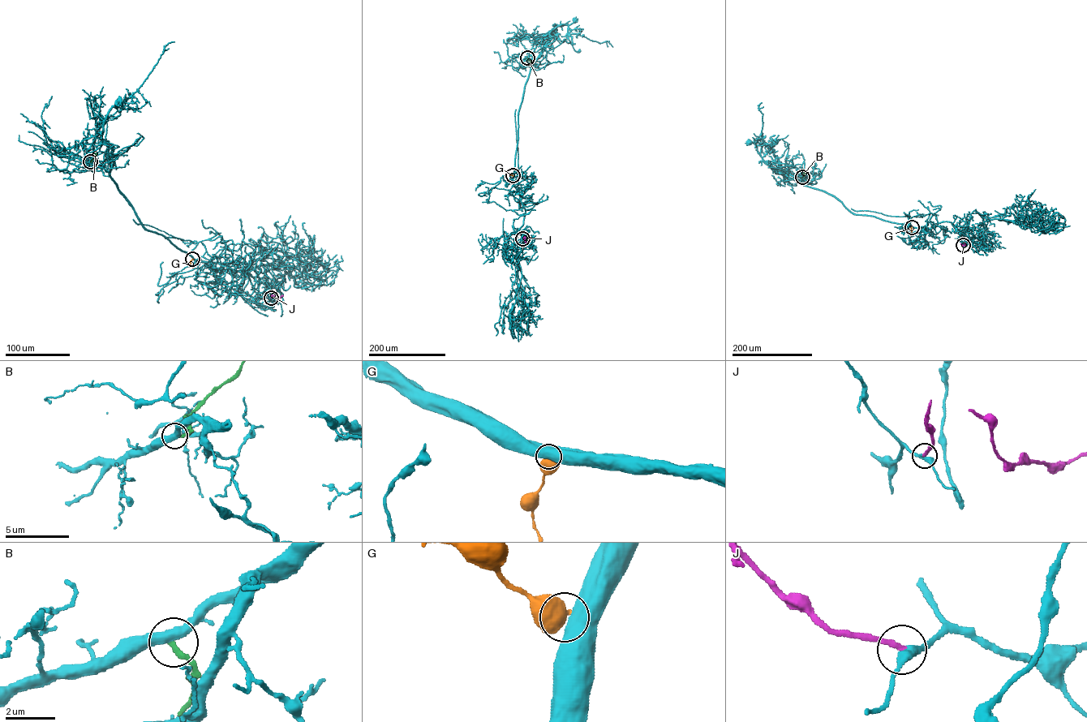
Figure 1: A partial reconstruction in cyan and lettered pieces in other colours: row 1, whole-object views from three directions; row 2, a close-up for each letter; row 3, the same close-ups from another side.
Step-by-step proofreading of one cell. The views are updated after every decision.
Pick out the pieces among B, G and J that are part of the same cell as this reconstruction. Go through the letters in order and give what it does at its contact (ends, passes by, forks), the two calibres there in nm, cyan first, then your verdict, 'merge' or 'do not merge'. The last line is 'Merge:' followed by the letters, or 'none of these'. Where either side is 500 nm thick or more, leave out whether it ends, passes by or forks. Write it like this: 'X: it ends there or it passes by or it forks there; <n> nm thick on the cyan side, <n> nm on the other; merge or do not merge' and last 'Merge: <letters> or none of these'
B: it ends there; 440 nm thick on the cyan side, 220 nm on the other; do not merge
G: 800 nm thick on the cyan side, 700 nm on the other; do not merge
J: it ends there; 360 nm thick on the cyan side, 220 nm on the other; merge
Merge: J

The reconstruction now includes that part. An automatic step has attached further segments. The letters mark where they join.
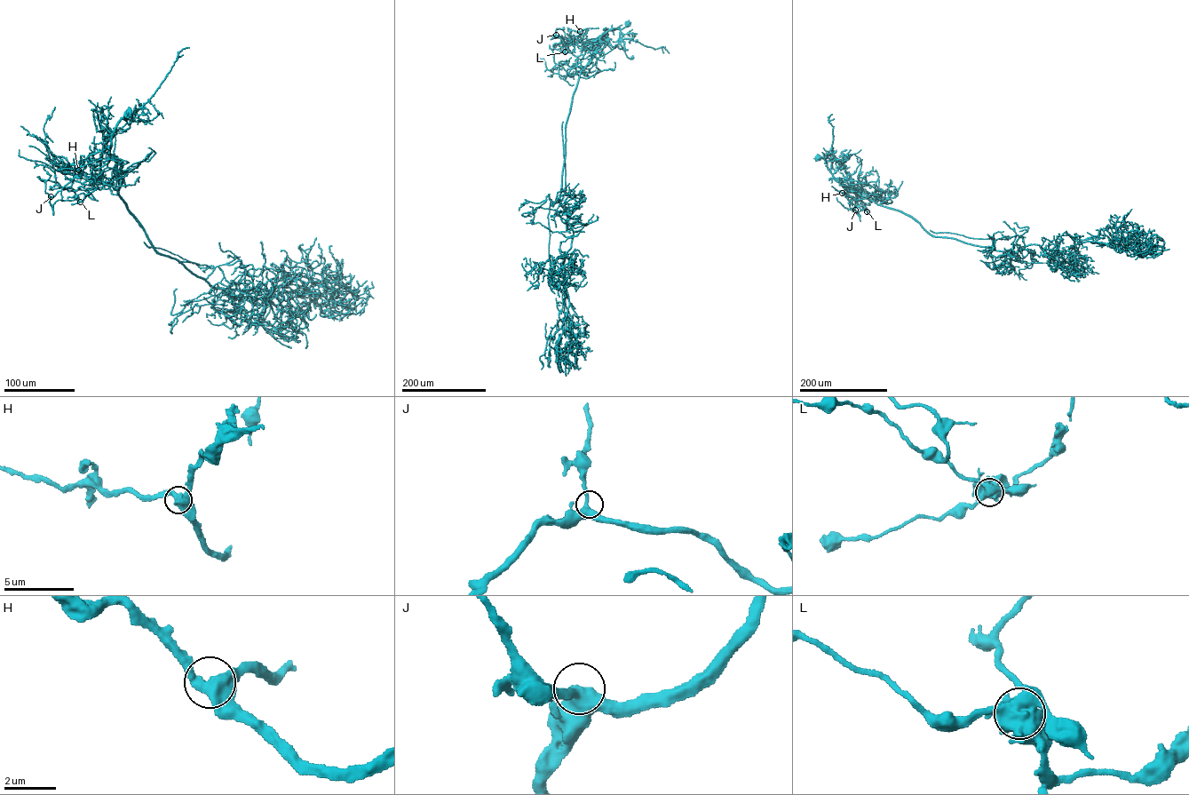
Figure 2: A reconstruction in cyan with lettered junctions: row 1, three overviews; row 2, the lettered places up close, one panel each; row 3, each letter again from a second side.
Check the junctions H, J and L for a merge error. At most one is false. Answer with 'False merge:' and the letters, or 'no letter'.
False merge: L

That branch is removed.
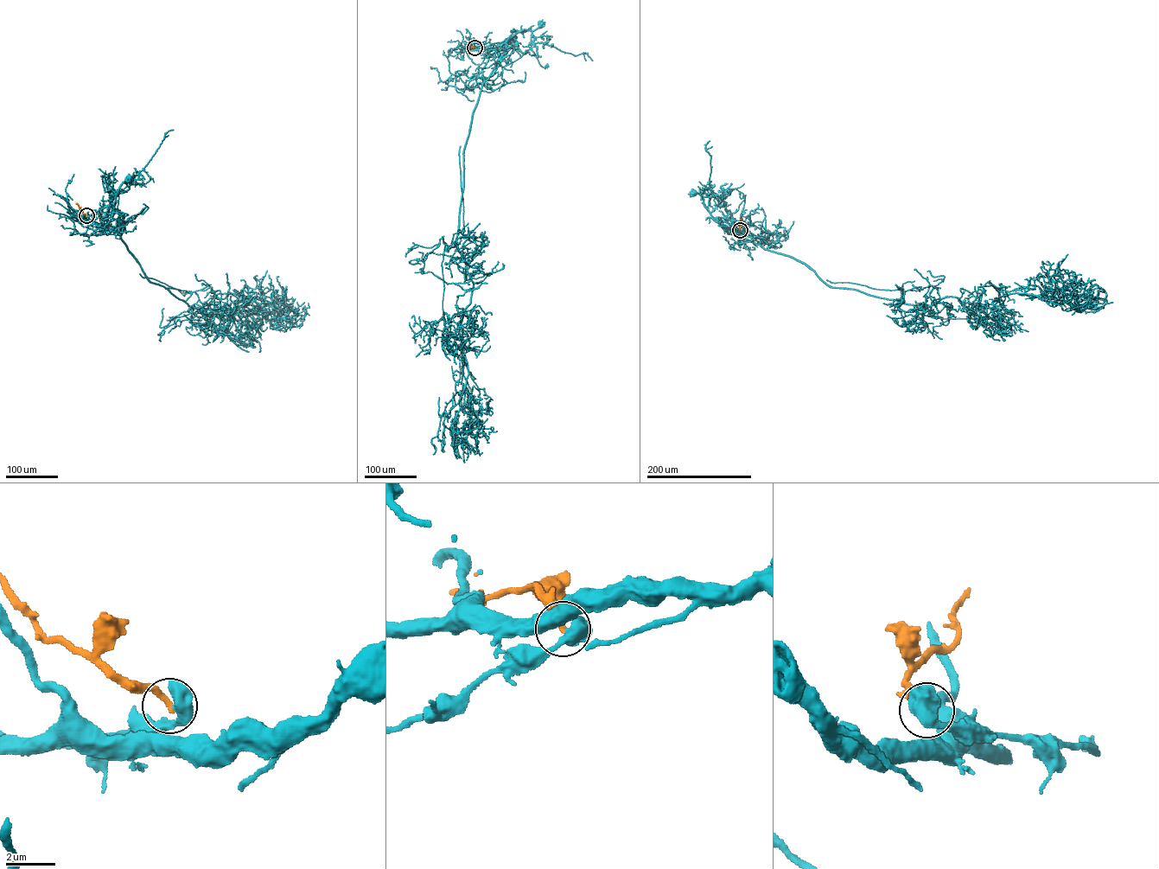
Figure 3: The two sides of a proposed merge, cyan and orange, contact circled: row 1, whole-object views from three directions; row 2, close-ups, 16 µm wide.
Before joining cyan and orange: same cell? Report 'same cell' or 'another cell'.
another cell

